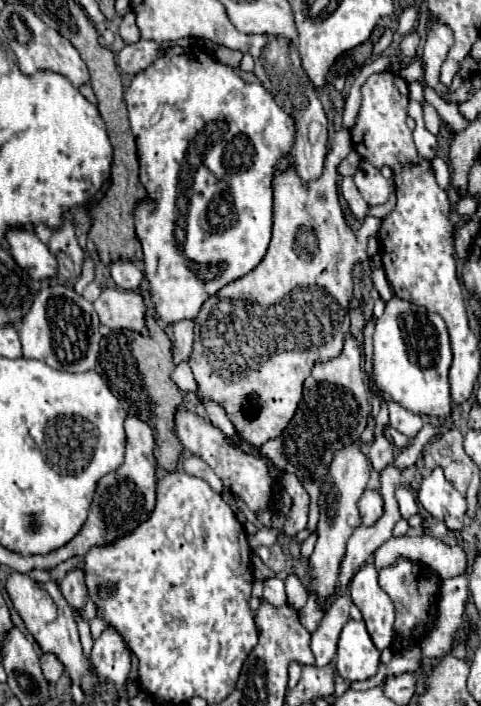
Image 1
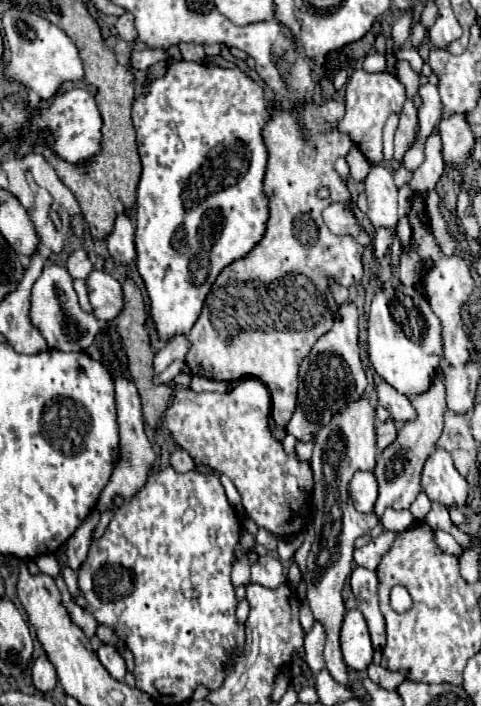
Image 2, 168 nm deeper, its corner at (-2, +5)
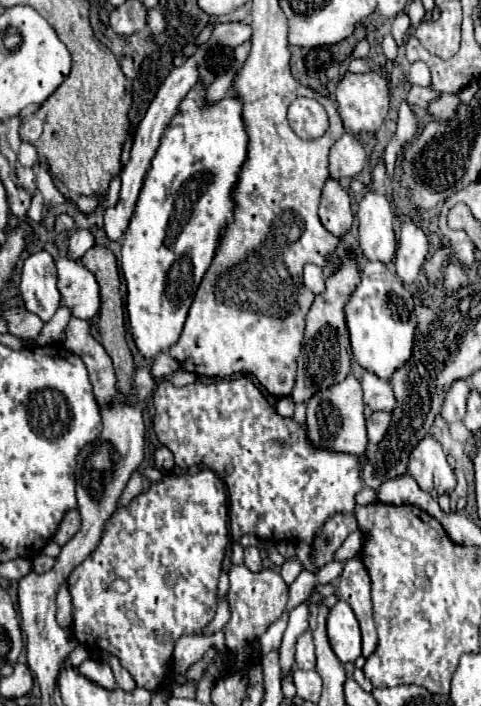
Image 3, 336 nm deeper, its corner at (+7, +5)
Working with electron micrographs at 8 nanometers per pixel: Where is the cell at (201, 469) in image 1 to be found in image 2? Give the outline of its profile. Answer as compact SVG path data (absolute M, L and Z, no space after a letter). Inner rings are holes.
M176 450L172 456L170 456L170 464L176 472L190 472L194 470L194 460L188 456L186 450Z

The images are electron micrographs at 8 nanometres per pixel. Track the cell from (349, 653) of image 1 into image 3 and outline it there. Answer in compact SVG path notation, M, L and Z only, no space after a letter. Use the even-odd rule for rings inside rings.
M337 600L337 604L329 610L329 618L327 618L327 636L329 636L329 644L333 648L333 652L337 654L337 658L341 662L355 662L361 656L361 632L359 632L359 624L357 618L351 610L351 606L345 600Z

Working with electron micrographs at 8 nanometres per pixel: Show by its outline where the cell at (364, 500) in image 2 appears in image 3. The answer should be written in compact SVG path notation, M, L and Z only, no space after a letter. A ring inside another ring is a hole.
M241 376L207 384L197 380L187 386L173 386L169 380L163 380L153 394L153 404L155 434L159 442L173 452L175 464L179 468L203 464L225 482L233 540L239 540L243 534L253 534L261 540L291 540L313 546L313 540L333 514L353 512L355 494L363 488L357 458L313 446L307 426L297 424L293 418L279 416L251 378Z

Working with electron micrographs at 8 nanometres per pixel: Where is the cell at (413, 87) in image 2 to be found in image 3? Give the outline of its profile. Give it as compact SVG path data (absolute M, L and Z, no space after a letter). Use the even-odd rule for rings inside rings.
M387 34L387 36L383 38L381 48L383 48L383 54L387 56L387 60L395 60L395 58L397 58L397 44L395 44L395 40L393 40L391 34Z

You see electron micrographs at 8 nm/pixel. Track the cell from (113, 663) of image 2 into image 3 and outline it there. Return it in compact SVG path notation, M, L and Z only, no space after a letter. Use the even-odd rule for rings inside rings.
M85 660L83 664L79 664L79 672L81 672L81 676L85 676L87 680L91 680L93 684L97 684L105 690L113 690L117 686L109 664L95 662L95 660Z

